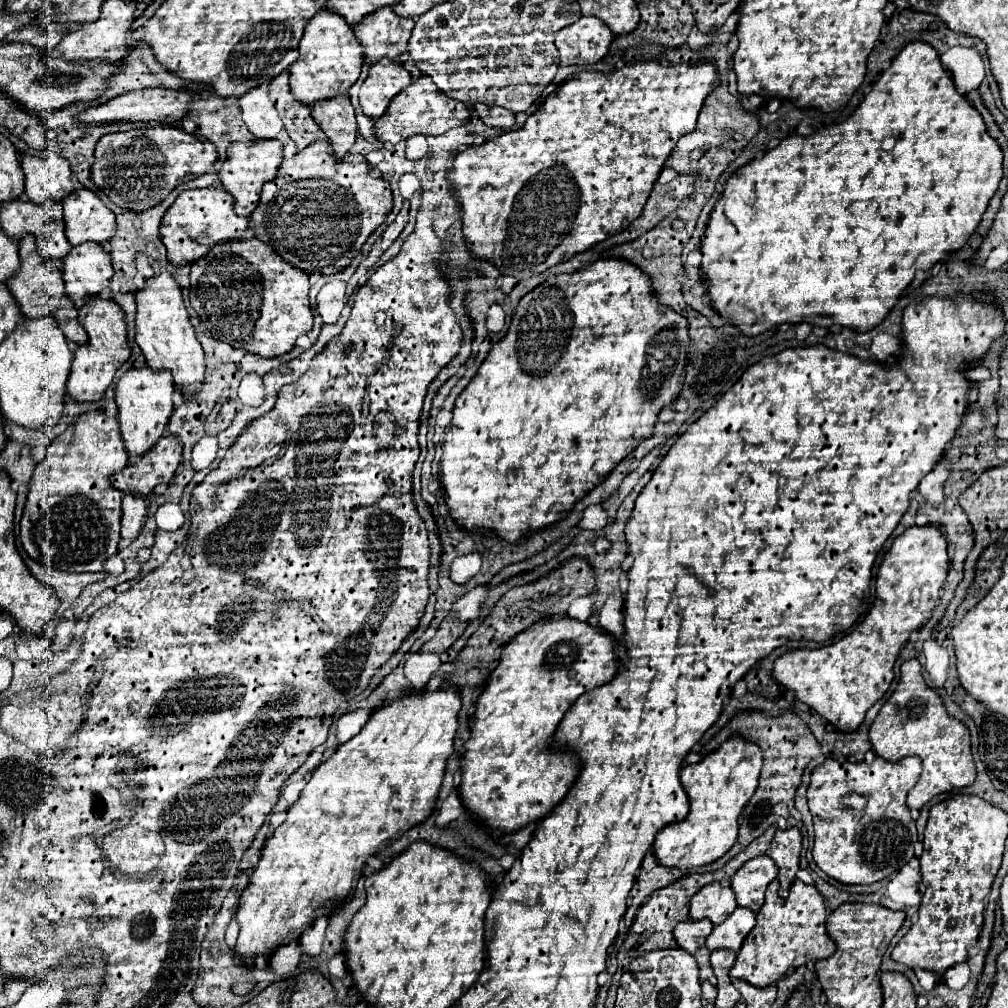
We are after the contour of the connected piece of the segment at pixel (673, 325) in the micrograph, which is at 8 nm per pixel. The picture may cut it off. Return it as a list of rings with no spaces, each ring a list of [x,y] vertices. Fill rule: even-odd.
[[[600,259],[594,265],[588,265],[572,275],[550,277],[544,285],[538,285],[534,291],[526,293],[512,317],[508,333],[502,341],[492,345],[486,361],[480,365],[474,379],[460,393],[454,407],[452,423],[444,431],[442,441],[442,459],[440,459],[440,481],[446,493],[446,505],[450,517],[466,531],[472,533],[496,533],[500,539],[512,543],[528,533],[542,531],[564,519],[572,507],[598,483],[606,479],[606,475],[626,459],[642,439],[654,435],[654,425],[658,421],[658,413],[668,407],[682,389],[684,383],[684,367],[688,355],[688,321],[678,315],[674,309],[660,305],[652,293],[652,283],[648,275],[628,261]]]

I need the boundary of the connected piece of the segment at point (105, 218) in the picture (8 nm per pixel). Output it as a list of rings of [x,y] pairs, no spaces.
[[[78,189],[76,193],[72,193],[72,197],[68,197],[68,201],[62,201],[64,205],[64,223],[66,223],[66,237],[68,241],[76,247],[82,245],[86,241],[94,241],[94,243],[106,243],[114,237],[116,233],[116,219],[114,213],[100,201],[100,197],[88,189]]]

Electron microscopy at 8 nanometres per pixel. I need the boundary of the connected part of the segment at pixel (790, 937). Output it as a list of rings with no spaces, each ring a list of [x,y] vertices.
[[[774,879],[766,889],[766,903],[756,917],[756,927],[744,939],[730,971],[732,977],[744,979],[754,987],[770,987],[790,969],[802,967],[808,961],[828,959],[836,951],[836,943],[826,933],[826,903],[814,885],[806,885],[796,879],[790,887],[790,897],[782,899],[778,895],[778,881]]]

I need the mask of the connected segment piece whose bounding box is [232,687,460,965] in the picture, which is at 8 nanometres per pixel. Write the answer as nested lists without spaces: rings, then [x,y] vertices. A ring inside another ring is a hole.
[[[448,687],[446,691],[416,691],[416,693],[406,693],[402,697],[398,697],[394,703],[390,703],[388,707],[382,707],[378,711],[374,711],[368,719],[368,723],[362,727],[362,731],[352,737],[350,741],[346,741],[344,745],[338,747],[338,751],[326,761],[322,763],[318,769],[312,771],[310,781],[306,783],[300,799],[288,809],[286,821],[274,831],[274,835],[266,841],[264,849],[262,849],[262,857],[258,861],[258,865],[254,867],[254,873],[246,885],[246,889],[240,895],[240,903],[238,903],[238,913],[236,913],[236,921],[240,925],[240,935],[238,941],[234,945],[234,953],[242,959],[244,965],[256,965],[258,957],[272,957],[272,953],[280,947],[280,945],[288,945],[292,941],[298,941],[304,933],[304,927],[312,925],[312,921],[318,917],[318,909],[326,905],[326,901],[332,903],[344,903],[348,899],[348,895],[352,893],[362,867],[366,865],[370,855],[378,855],[380,851],[384,851],[390,843],[394,843],[404,831],[412,829],[414,825],[420,825],[432,811],[436,805],[436,797],[438,797],[438,789],[444,777],[444,767],[446,767],[446,759],[452,755],[452,745],[454,745],[454,735],[456,735],[456,727],[458,727],[458,711],[460,711],[460,695],[458,689]]]

